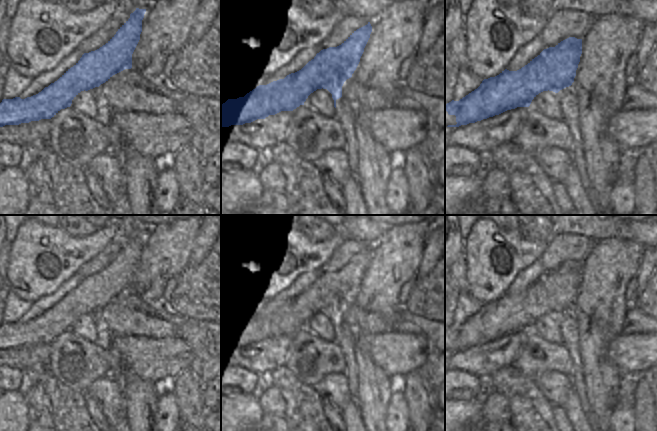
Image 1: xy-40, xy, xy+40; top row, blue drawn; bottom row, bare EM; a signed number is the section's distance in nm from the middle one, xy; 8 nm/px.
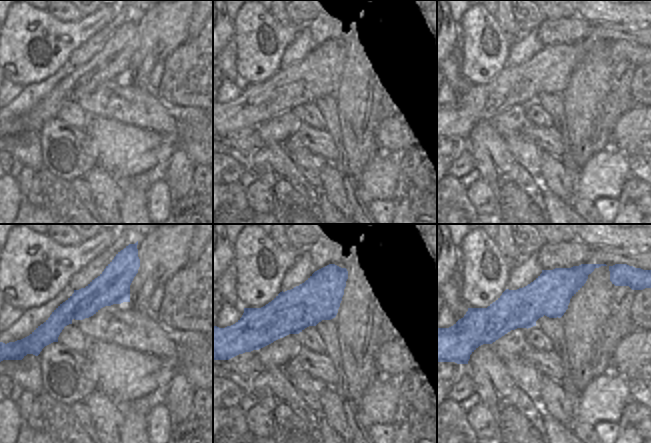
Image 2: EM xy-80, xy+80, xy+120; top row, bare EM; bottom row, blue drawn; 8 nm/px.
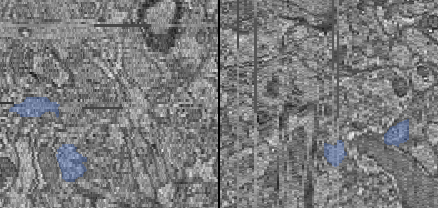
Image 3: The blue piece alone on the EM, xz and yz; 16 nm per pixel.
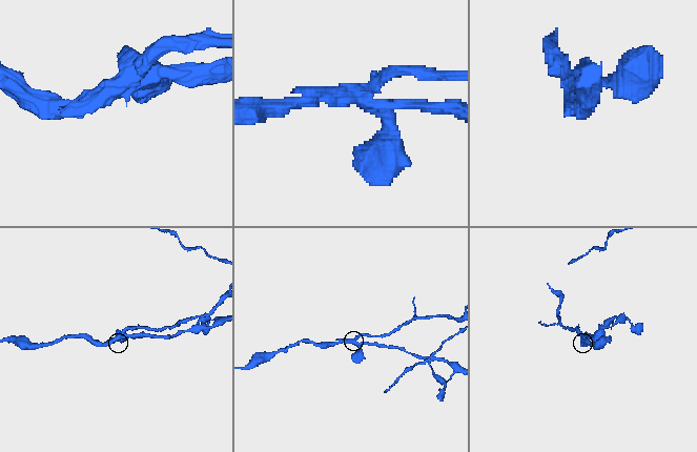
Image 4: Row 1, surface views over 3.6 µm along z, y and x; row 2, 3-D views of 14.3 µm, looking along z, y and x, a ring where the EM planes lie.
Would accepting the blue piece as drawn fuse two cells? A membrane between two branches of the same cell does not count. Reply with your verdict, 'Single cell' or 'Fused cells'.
Fused cells.

